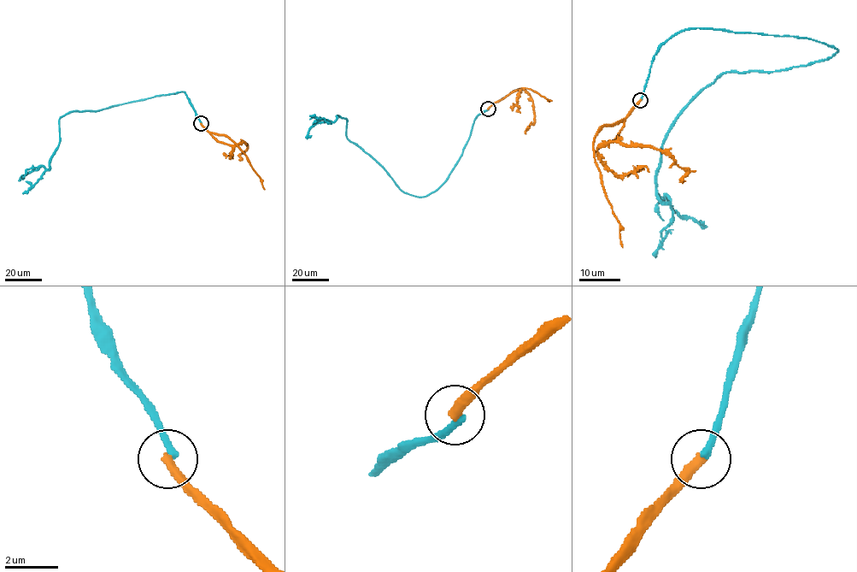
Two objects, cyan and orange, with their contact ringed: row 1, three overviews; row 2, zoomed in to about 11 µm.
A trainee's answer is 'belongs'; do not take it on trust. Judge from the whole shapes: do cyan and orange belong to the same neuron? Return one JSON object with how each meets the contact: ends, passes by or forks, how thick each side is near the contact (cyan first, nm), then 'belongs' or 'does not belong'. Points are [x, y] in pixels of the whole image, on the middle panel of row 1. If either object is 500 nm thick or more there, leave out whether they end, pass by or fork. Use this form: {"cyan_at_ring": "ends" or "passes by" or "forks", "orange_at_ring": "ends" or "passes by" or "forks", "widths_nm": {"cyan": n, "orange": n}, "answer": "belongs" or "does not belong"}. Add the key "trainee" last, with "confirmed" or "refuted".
{"cyan_at_ring": "ends", "orange_at_ring": "ends", "widths_nm": {"cyan": 280, "orange": 400}, "answer": "does not belong", "trainee": "refuted"}

